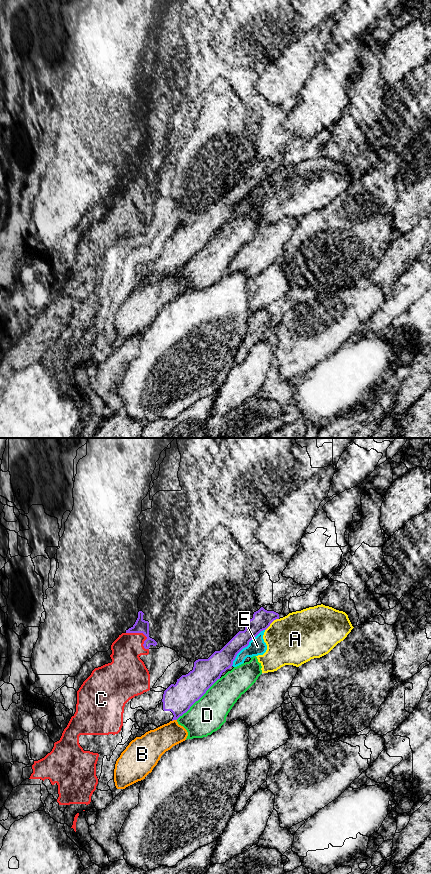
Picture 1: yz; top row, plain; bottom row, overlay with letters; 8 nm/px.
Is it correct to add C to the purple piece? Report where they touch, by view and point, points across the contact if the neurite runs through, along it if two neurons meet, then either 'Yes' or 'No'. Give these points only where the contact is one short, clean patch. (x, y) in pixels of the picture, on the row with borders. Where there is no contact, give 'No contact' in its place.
Touches purple at yz (143, 633). Yes

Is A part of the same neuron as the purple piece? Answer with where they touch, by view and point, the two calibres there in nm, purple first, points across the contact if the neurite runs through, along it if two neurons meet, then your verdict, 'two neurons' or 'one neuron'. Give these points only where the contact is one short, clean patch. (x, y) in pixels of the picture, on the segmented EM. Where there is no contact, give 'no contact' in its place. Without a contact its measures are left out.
yz (271, 622) | 150/400 nm | along yz (278, 618), (265, 630) | two neurons

